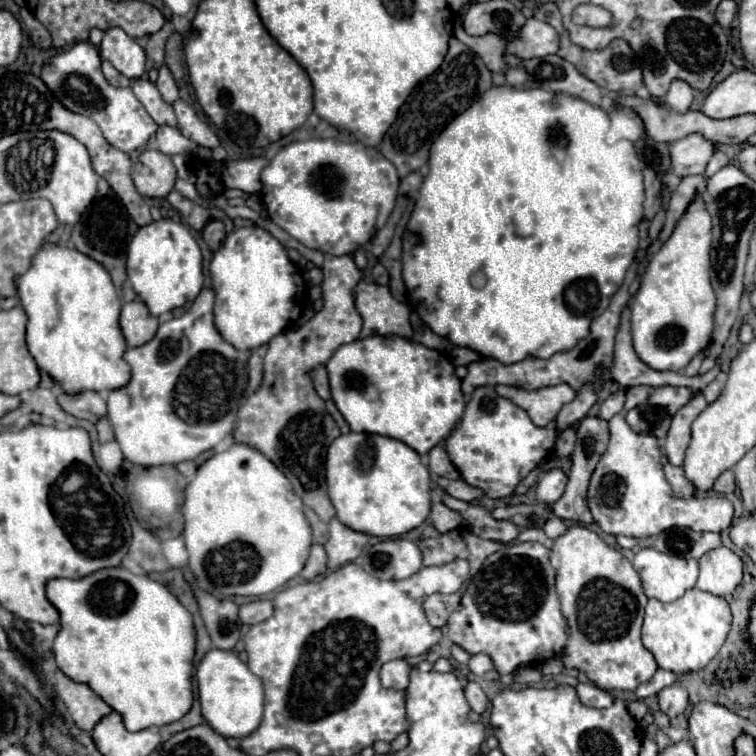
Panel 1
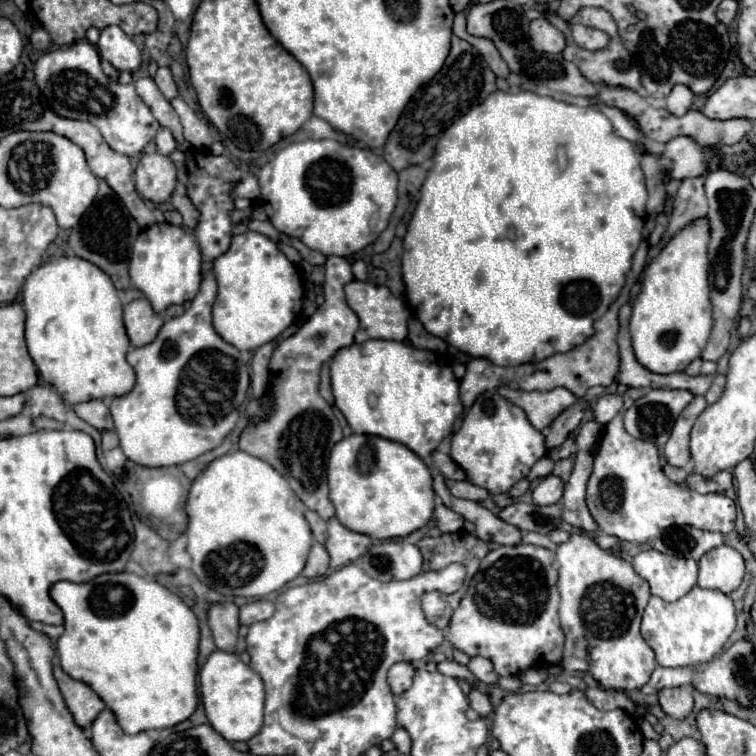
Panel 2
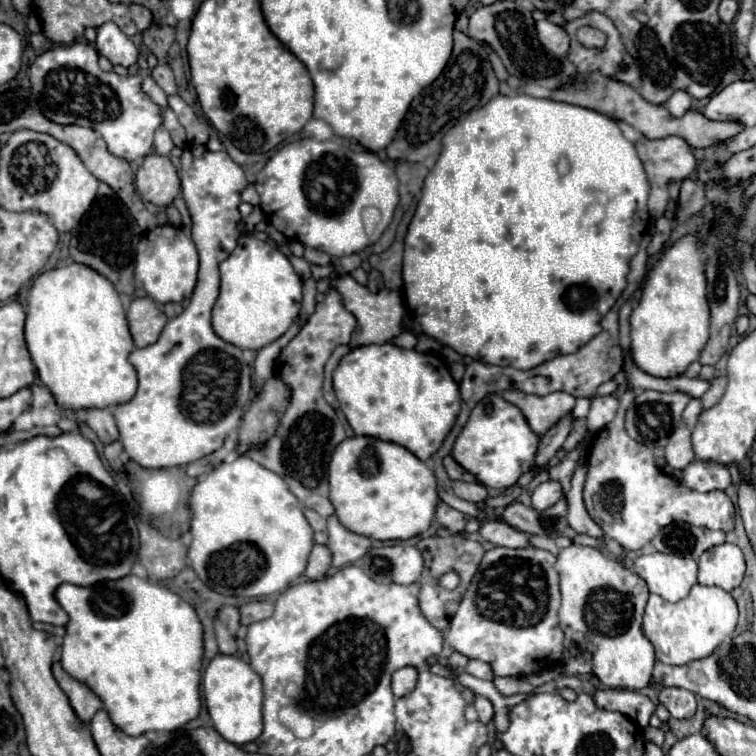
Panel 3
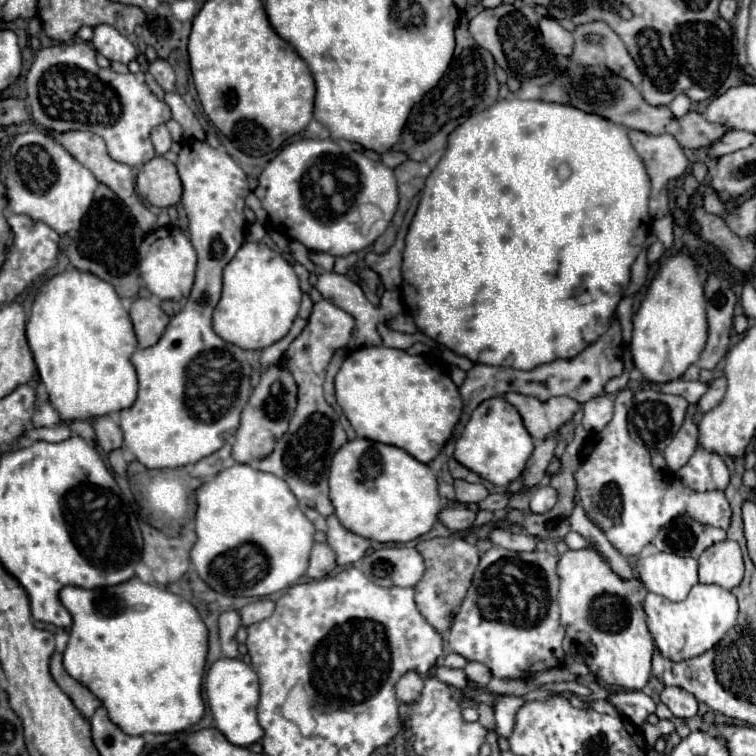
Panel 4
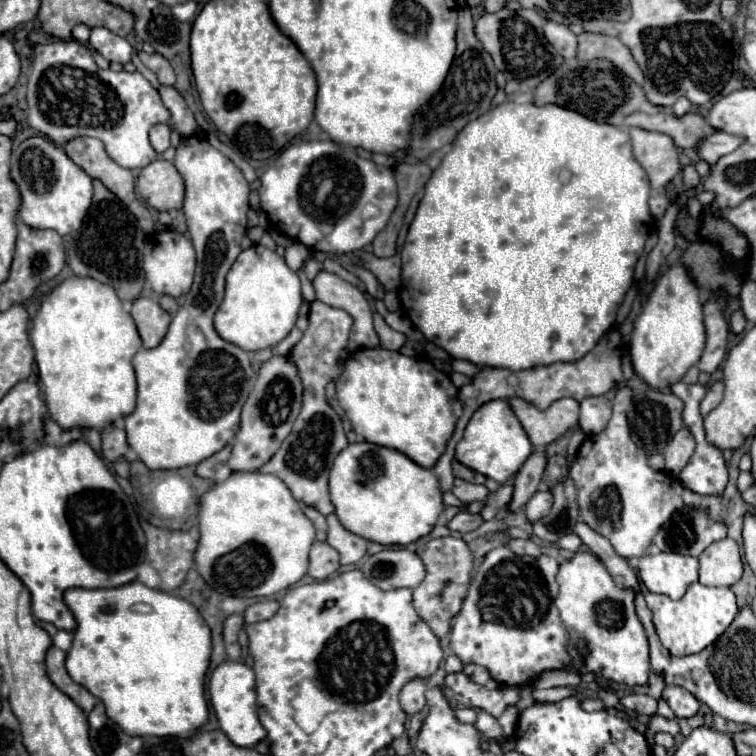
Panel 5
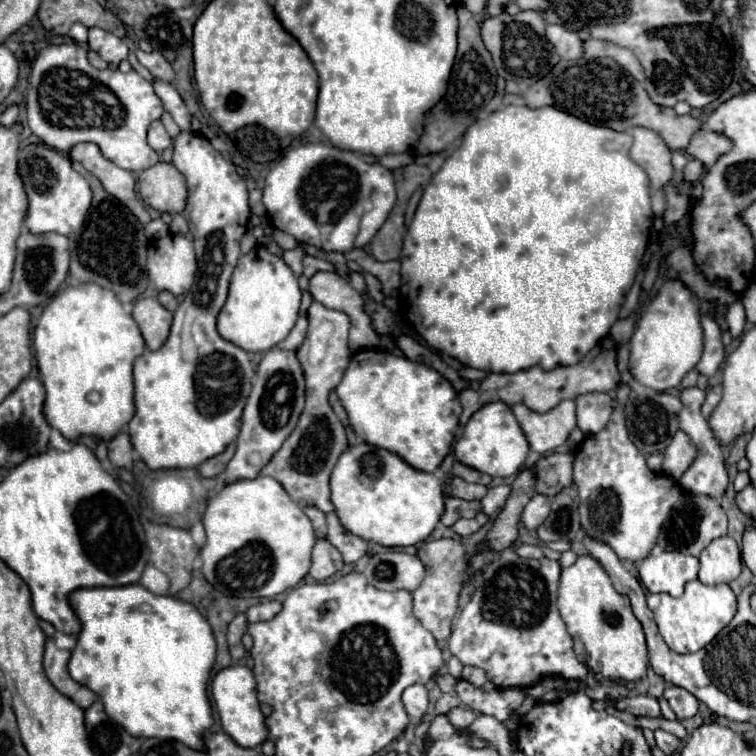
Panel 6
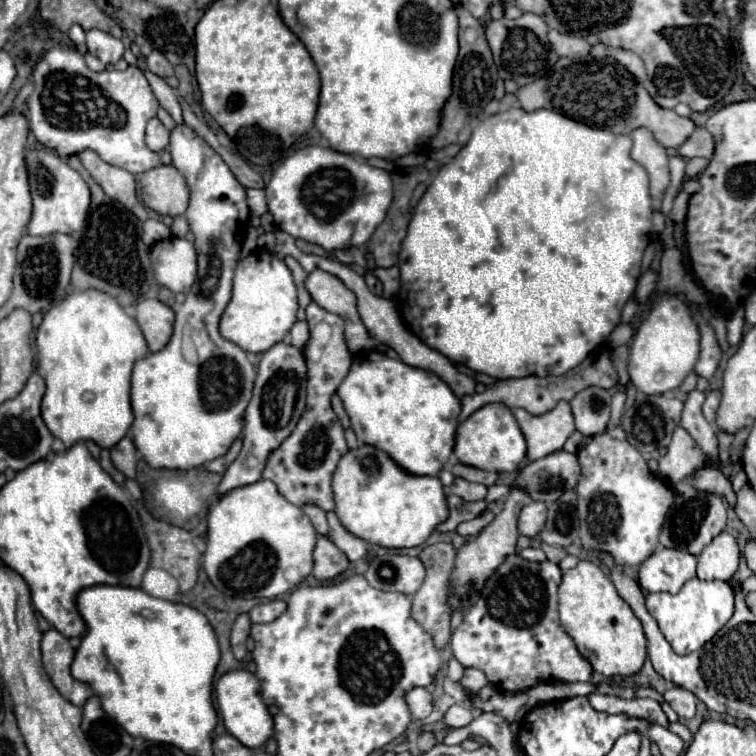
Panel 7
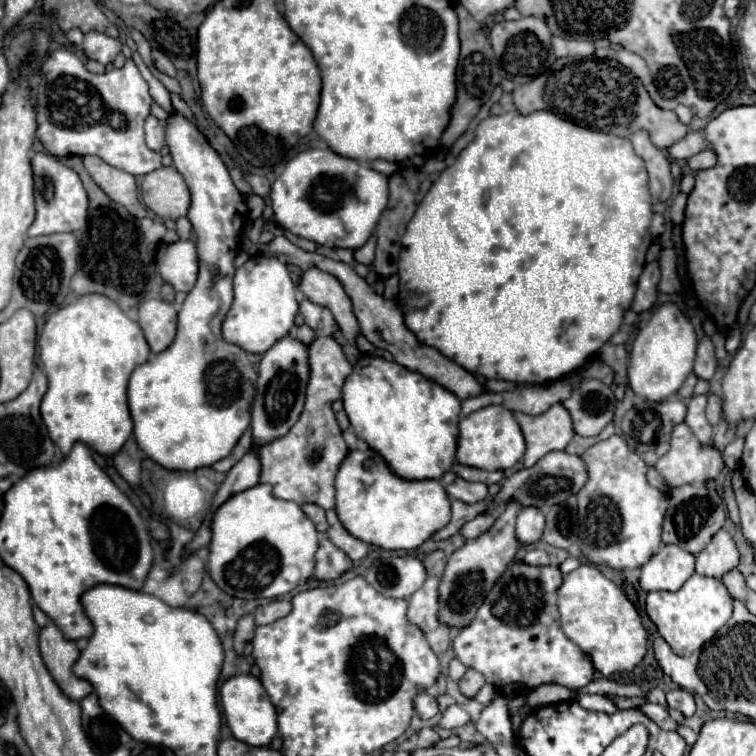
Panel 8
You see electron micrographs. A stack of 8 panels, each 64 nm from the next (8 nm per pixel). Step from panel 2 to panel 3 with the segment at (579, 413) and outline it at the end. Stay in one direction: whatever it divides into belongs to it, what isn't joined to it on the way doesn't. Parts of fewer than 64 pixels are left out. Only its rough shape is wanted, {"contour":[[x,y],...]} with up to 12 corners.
{"contour":[[560,420],[538,444],[534,458],[536,468],[548,460],[564,444],[572,422]]}

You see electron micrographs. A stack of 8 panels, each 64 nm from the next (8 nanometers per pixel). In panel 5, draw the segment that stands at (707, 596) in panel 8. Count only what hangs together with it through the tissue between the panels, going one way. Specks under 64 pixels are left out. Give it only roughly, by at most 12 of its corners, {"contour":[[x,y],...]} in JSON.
{"contour":[[730,588],[646,592],[672,656],[712,644],[738,614]]}

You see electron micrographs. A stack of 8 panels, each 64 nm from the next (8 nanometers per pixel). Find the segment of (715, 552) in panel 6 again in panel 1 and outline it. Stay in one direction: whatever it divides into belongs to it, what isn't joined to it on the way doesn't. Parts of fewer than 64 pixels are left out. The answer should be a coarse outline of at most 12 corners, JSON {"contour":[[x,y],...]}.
{"contour":[[720,546],[700,558],[696,588],[732,594],[742,582],[742,560]]}

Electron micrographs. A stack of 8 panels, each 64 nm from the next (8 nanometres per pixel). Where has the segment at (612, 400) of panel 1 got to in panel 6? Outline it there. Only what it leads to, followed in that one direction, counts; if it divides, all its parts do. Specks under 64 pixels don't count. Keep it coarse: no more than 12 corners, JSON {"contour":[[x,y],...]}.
{"contour":[[606,392],[576,400],[576,420],[584,434],[600,432],[612,416]]}

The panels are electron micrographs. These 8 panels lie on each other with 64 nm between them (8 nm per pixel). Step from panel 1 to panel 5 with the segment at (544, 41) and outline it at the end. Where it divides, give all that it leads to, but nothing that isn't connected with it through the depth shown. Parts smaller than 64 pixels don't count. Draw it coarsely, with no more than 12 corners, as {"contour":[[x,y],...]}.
{"contour":[[556,22],[544,24],[544,36],[566,60],[576,58],[576,34]]}

